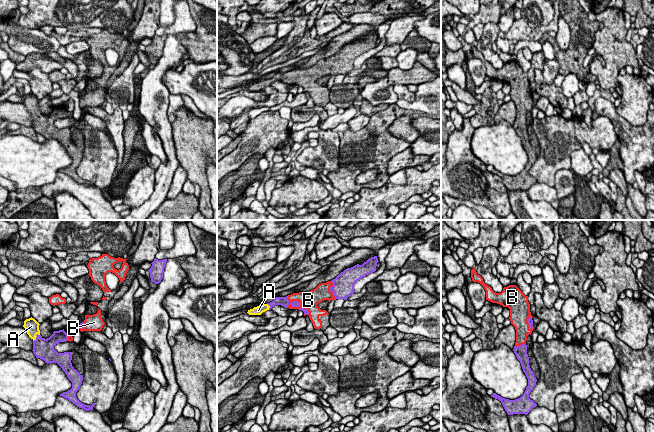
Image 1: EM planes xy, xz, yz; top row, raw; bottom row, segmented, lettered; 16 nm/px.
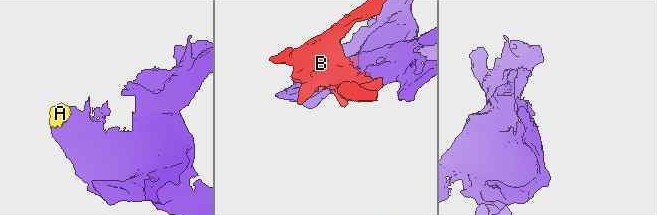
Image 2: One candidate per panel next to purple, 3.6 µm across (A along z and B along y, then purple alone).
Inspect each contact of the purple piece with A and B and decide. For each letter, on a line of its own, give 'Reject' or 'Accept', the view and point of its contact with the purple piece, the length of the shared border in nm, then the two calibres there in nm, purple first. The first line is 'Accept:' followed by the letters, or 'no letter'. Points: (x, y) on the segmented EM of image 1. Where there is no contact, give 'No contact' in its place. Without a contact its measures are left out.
Accept: A, B
A: Accept. Touches purple at xy (36, 338). Shared border 160 nm. Thickness 320 nm (purple) against 240 nm
B: Accept. Touches purple at xz (330, 290). Shared border 320 nm. Thickness 360 nm (purple) against 260 nm

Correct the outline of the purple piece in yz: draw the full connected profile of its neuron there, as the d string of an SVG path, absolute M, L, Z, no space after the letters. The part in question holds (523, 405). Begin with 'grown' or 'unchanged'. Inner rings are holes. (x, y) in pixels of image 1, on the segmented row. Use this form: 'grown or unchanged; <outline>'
grown; M475 268L471 270L471 278L473 282L478 282L484 287L486 300L510 309L509 319L516 330L516 342L513 351L520 361L523 372L528 379L528 386L524 394L518 399L505 399L496 393L493 393L491 397L498 399L502 403L508 415L527 415L537 406L537 404L529 398L529 394L535 387L537 379L529 365L526 345L527 336L529 334L531 335L534 329L528 296L525 296L516 285L504 287L501 293L494 292L490 286L484 283L483 278L477 274Z

